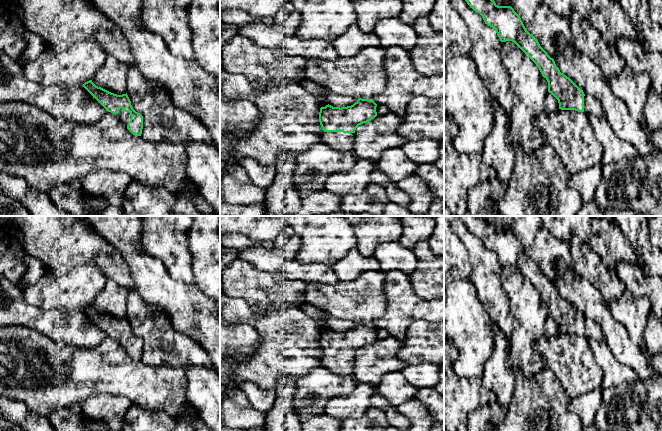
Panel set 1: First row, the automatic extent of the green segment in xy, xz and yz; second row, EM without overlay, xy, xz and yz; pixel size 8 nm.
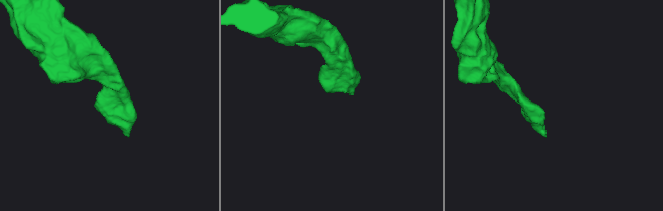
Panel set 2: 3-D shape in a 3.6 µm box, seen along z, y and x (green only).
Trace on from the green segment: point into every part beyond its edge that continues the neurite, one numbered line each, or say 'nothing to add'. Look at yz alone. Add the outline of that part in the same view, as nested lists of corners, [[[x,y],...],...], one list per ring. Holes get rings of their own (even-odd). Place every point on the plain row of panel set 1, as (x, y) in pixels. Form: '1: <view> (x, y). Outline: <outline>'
1: yz (592, 330). Outline: [[[589,319],[584,320],[584,337],[586,339],[604,341],[603,333],[599,325]]]

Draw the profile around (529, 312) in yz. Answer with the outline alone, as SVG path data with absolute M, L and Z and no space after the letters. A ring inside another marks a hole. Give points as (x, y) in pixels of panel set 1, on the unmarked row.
M503 266L501 282L512 317L510 367L526 378L535 378L547 368L534 344L546 333L548 306L536 288L514 266Z

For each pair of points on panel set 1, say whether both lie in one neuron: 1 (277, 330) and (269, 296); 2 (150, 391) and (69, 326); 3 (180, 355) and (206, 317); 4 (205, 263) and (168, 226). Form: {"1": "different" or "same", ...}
{"1": "different", "2": "different", "3": "different", "4": "different"}

